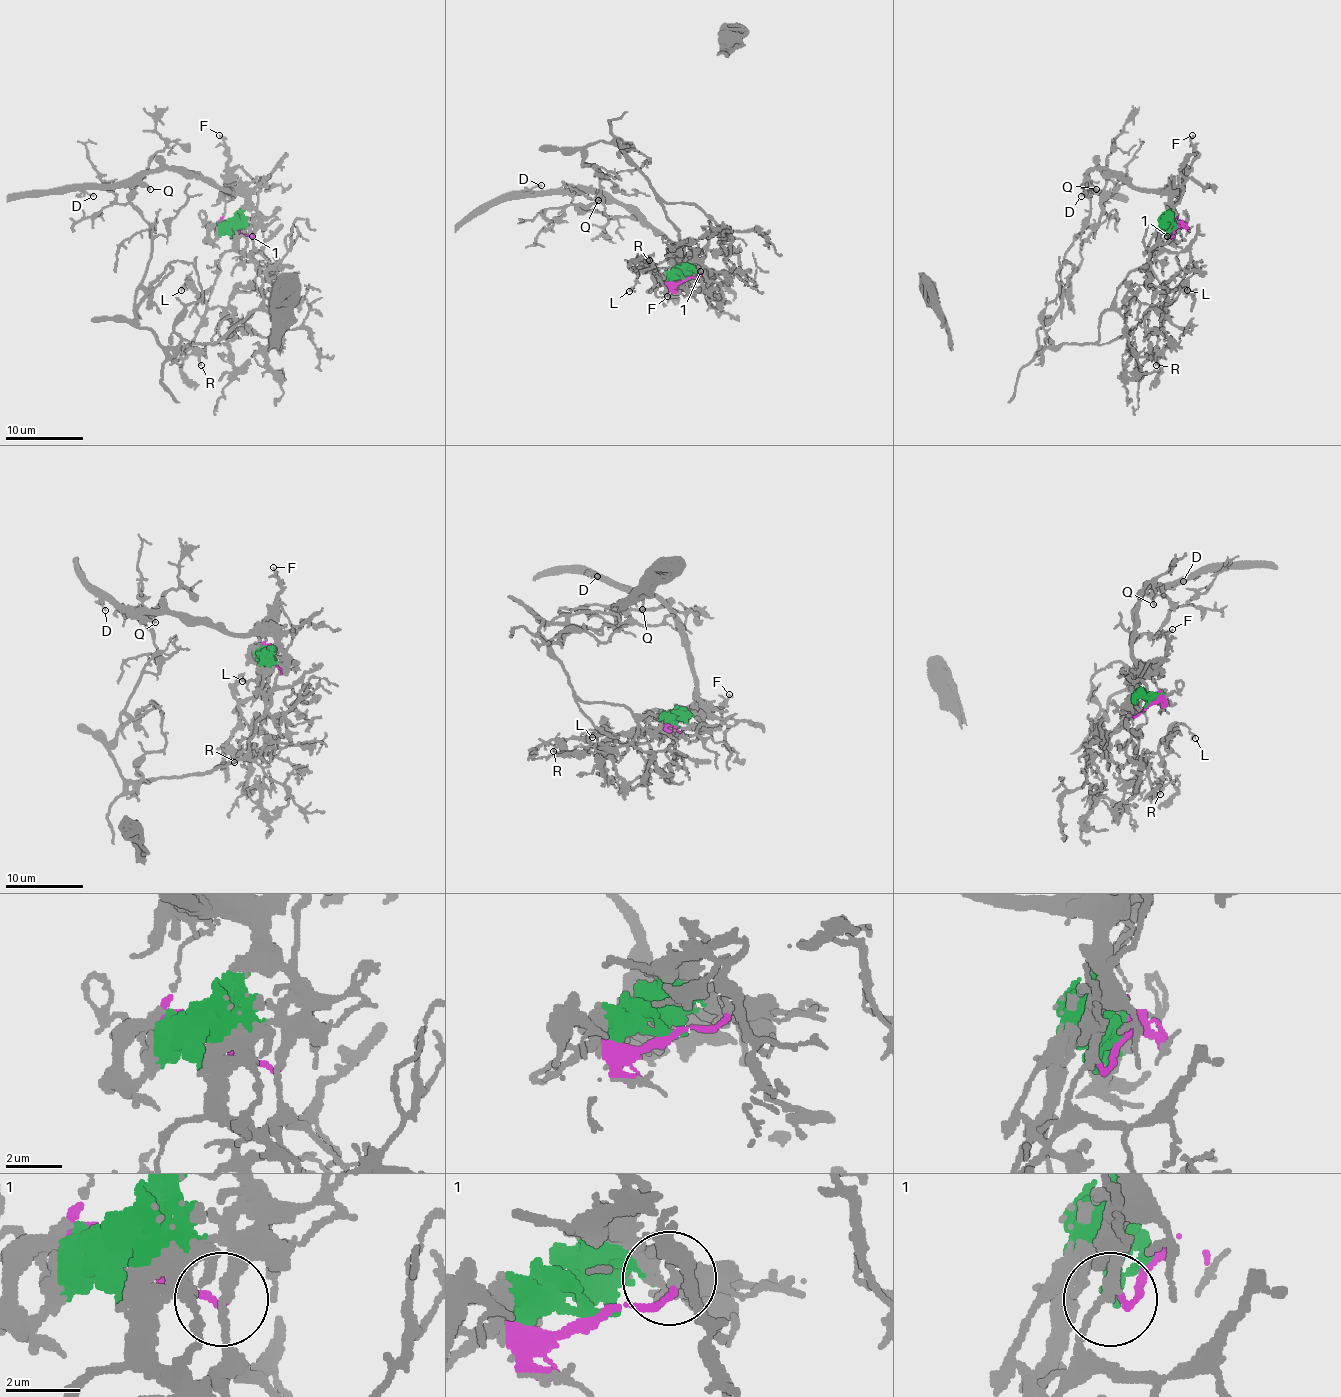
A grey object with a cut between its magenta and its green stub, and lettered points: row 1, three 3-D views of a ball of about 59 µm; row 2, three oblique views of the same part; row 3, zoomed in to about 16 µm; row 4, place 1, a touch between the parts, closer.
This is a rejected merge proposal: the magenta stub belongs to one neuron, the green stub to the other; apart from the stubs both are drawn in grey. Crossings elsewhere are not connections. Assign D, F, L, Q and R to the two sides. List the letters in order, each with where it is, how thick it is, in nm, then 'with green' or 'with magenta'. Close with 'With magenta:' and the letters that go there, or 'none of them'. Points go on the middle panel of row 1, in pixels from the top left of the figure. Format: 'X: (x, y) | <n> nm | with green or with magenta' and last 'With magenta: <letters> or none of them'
D: (541, 185) | 100 nm | with green
F: (667, 296) | 170 nm | with green
L: (629, 291) | 200 nm | with magenta
Q: (598, 200) | 140 nm | with green
R: (649, 260) | 160 nm | with magenta
With magenta: L, R

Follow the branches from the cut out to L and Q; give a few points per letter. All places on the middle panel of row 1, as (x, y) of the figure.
L: (684, 278), (696, 278), (702, 267), (721, 296), (708, 300), (698, 274), (676, 257), (647, 265), (630, 290)
Q: (684, 278), (692, 272), (661, 233), (604, 196), (588, 192), (598, 200)

